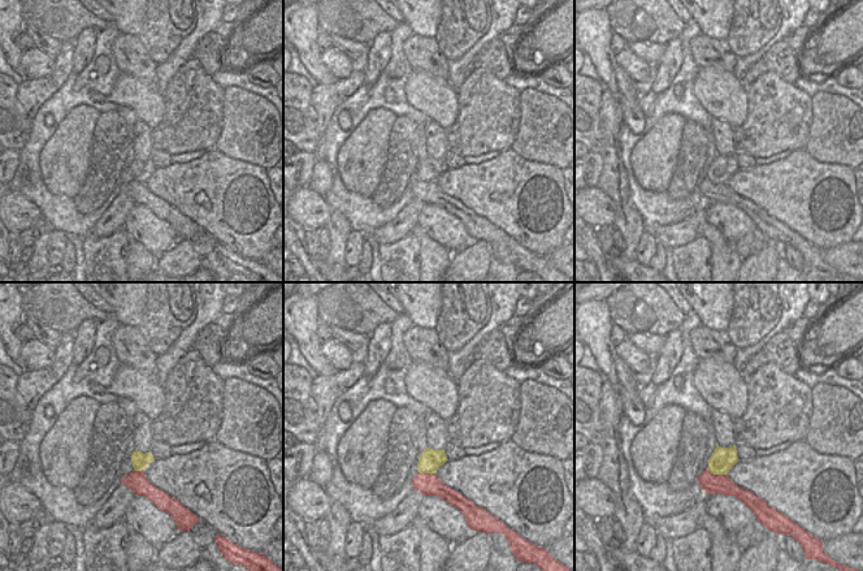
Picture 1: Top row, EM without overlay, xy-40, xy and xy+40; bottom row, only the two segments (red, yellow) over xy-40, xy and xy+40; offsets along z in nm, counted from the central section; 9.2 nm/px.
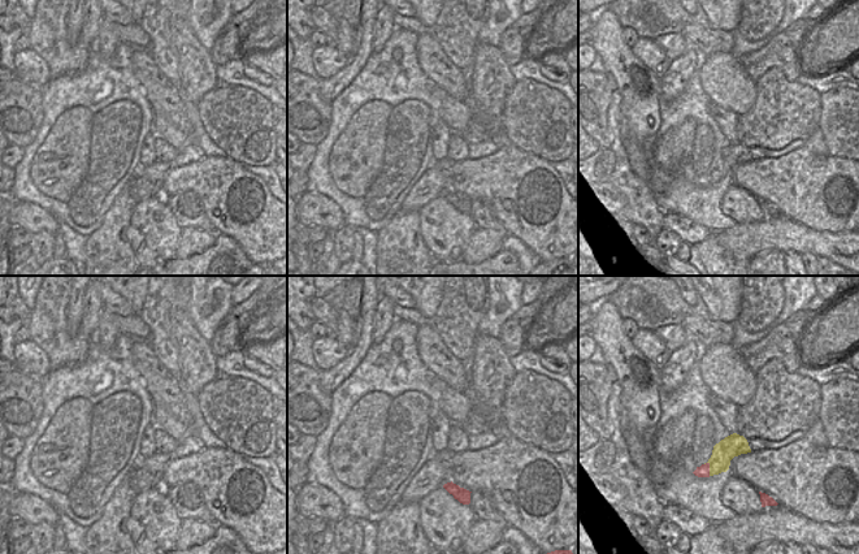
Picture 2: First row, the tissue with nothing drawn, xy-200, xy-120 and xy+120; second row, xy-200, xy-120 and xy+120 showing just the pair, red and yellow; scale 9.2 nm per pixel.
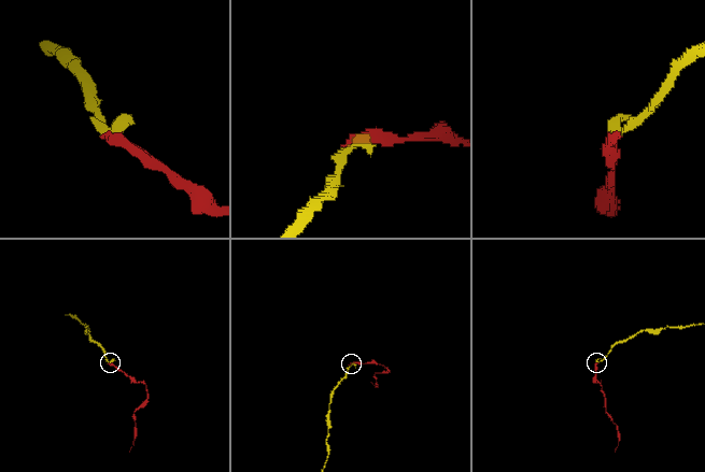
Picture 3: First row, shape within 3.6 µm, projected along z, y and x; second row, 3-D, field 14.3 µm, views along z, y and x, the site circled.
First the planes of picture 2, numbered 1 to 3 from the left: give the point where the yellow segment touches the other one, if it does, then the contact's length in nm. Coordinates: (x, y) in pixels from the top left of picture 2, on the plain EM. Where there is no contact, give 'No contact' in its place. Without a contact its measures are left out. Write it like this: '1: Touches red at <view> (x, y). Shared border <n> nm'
1: No contact
2: No contact
3: Touches red at xy+120 (708, 177). Shared border 130 nm

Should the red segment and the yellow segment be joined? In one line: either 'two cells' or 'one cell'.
one cell

